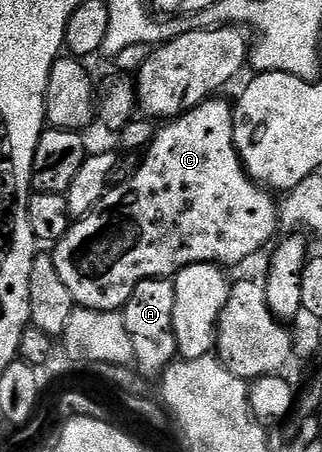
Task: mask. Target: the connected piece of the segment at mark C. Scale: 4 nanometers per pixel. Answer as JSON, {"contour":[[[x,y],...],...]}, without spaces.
{"contour":[[[213,97],[206,100],[205,103],[199,103],[197,107],[188,108],[183,115],[177,115],[175,119],[165,122],[157,130],[155,137],[143,152],[142,158],[144,160],[141,161],[140,168],[129,179],[122,180],[120,184],[117,182],[115,185],[109,186],[108,190],[104,192],[104,196],[98,201],[98,205],[94,209],[90,209],[90,213],[86,213],[86,217],[75,220],[69,226],[59,243],[55,244],[54,258],[58,275],[62,279],[62,284],[66,285],[68,293],[72,295],[73,304],[91,311],[120,311],[126,305],[126,301],[130,301],[130,293],[134,293],[134,289],[142,281],[175,277],[182,269],[199,263],[215,263],[221,269],[236,267],[239,263],[246,262],[251,255],[258,254],[268,242],[271,244],[277,238],[277,200],[244,172],[244,166],[240,163],[234,145],[233,114],[234,107],[231,102],[227,103],[224,97]]]}

